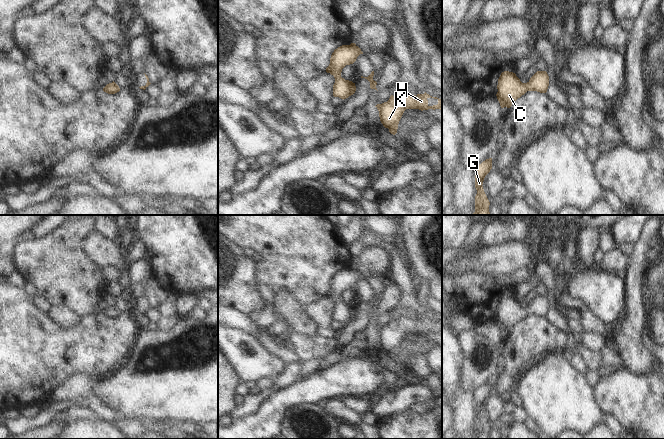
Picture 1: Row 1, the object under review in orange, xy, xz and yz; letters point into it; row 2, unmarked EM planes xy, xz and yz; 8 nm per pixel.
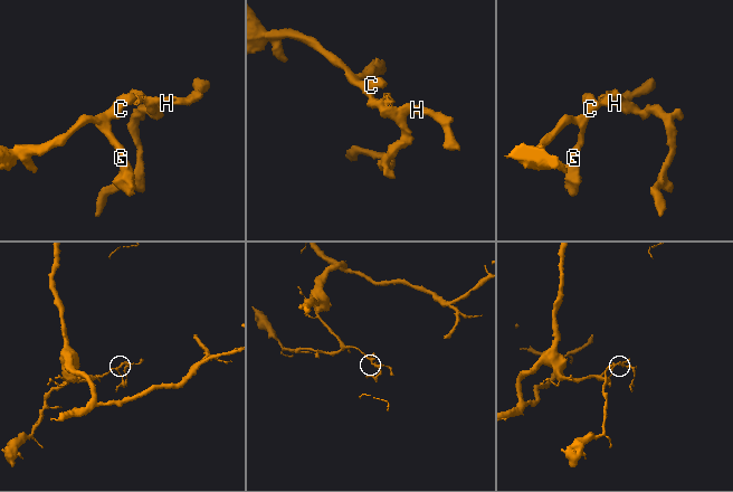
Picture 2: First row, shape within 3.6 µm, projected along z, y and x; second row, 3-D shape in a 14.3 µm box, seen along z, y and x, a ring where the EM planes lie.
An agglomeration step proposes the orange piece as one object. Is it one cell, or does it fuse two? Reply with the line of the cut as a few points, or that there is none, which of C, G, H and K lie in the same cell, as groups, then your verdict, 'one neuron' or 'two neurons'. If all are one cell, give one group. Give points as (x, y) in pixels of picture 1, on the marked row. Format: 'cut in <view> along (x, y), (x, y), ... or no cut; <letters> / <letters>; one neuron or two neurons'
no cut; C G H K; one neuron

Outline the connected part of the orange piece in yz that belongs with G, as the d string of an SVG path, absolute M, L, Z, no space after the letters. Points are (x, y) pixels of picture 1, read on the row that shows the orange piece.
M492 158L486 159L475 168L475 188L477 194L475 196L475 212L472 215L490 215L490 202L483 189L483 181L485 176L492 169Z

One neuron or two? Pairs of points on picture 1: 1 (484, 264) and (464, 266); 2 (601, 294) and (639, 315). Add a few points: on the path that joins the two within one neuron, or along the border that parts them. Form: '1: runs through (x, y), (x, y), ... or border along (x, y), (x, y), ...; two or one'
1: runs through (479, 264), (469, 264); one
2: border along (625, 284), (626, 311); two

